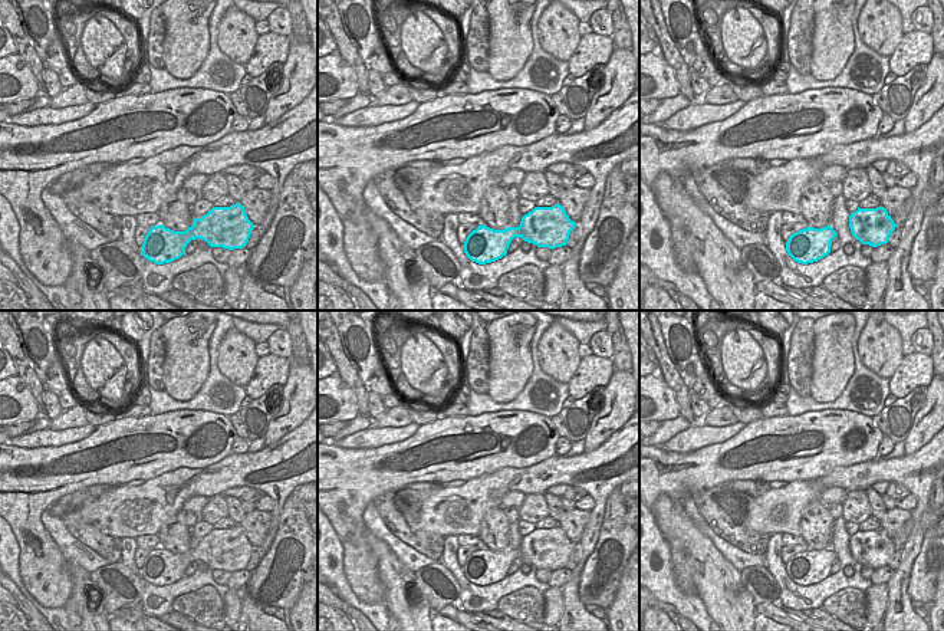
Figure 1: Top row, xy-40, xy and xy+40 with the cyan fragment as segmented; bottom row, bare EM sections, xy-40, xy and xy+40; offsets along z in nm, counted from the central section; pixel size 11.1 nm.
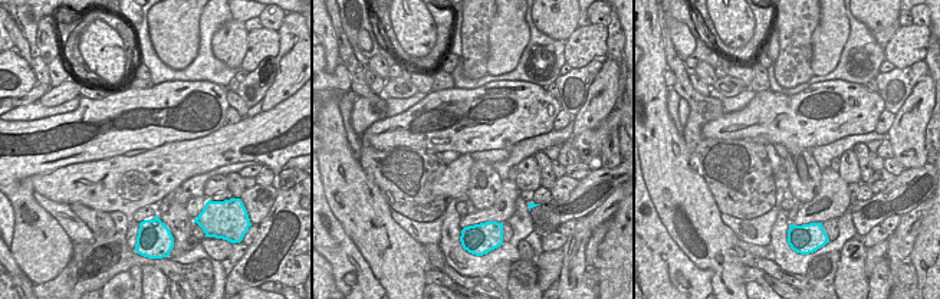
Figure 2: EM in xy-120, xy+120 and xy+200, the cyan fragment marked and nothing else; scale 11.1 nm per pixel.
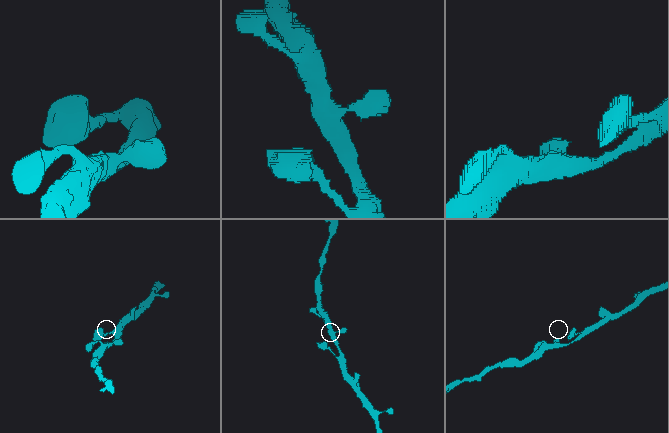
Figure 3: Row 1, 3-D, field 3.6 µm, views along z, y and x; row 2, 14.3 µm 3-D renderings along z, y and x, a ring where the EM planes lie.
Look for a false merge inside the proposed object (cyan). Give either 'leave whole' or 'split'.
leave whole

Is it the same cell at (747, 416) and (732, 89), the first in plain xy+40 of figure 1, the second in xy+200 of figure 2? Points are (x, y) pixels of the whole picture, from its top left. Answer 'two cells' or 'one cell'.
two cells

